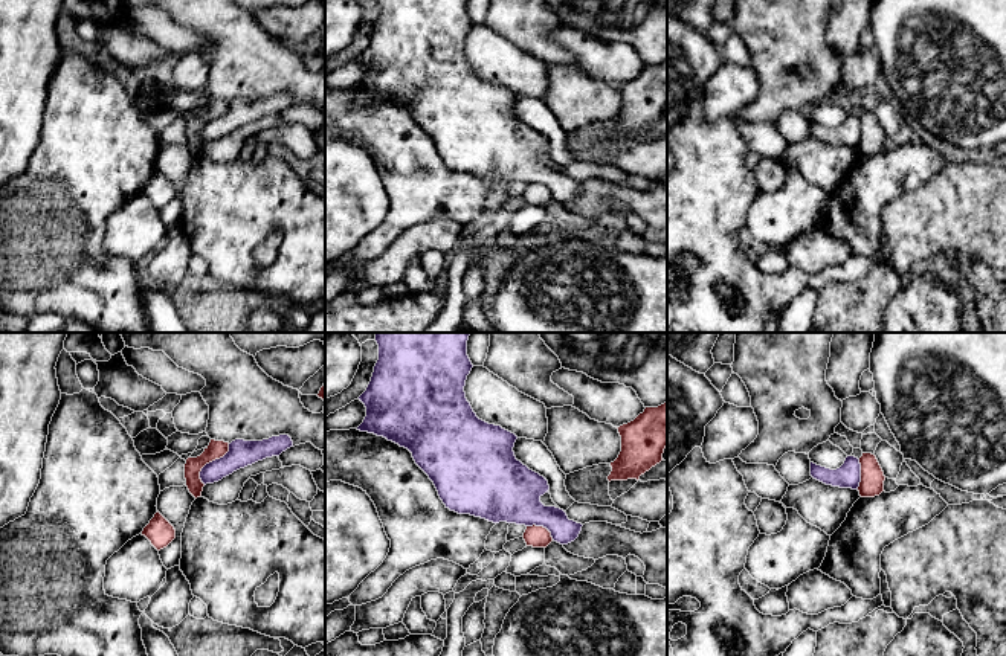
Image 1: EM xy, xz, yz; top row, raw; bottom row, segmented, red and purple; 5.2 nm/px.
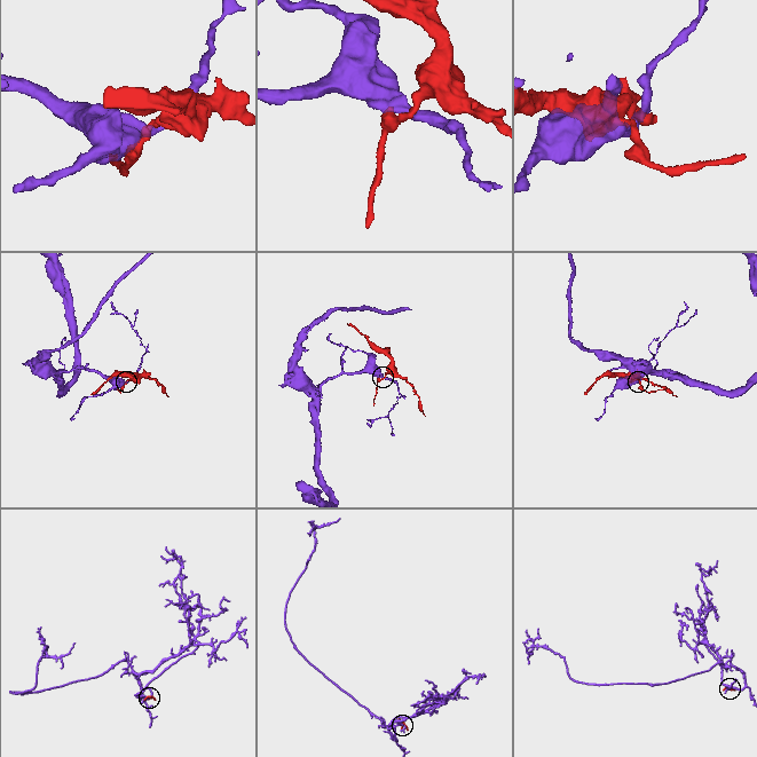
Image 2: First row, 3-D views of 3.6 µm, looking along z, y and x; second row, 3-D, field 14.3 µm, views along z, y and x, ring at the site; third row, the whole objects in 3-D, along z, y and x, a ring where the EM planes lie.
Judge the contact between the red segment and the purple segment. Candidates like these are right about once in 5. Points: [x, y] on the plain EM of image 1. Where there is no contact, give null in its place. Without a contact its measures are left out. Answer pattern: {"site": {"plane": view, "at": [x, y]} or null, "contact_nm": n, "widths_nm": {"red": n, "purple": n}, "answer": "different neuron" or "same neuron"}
{"site": {"plane": "xy", "at": [209, 119]}, "contact_nm": 260, "widths_nm": {"red": 100, "purple": 140}, "answer": "different neuron"}

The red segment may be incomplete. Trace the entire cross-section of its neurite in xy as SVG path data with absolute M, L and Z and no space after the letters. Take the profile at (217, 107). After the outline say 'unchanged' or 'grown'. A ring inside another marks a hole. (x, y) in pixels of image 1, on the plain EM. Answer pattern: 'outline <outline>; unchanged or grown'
outline M211 98L205 110L197 116L188 116L185 122L185 137L189 151L197 157L202 154L205 142L200 137L202 127L223 116L229 110L229 101Z; unchanged

